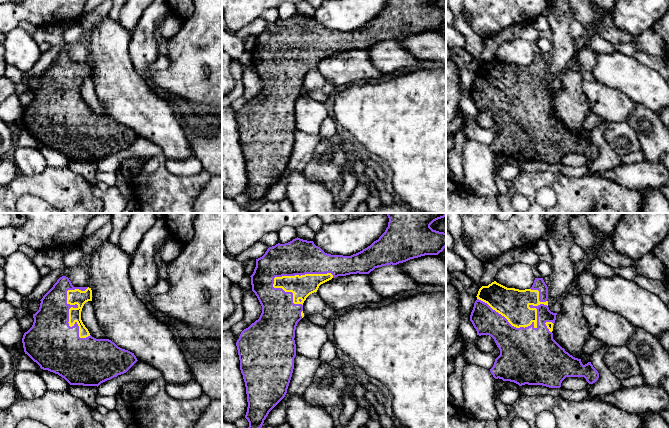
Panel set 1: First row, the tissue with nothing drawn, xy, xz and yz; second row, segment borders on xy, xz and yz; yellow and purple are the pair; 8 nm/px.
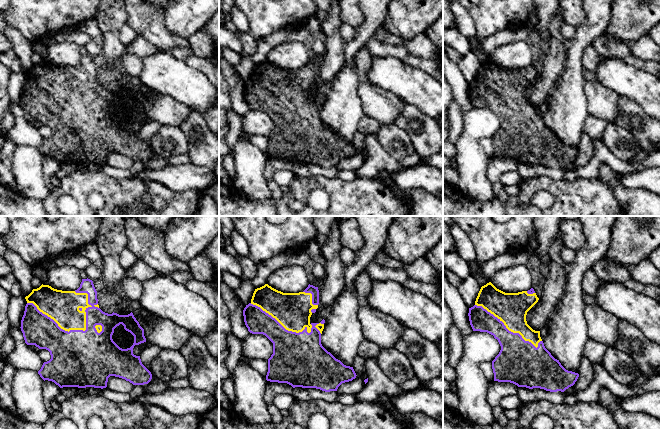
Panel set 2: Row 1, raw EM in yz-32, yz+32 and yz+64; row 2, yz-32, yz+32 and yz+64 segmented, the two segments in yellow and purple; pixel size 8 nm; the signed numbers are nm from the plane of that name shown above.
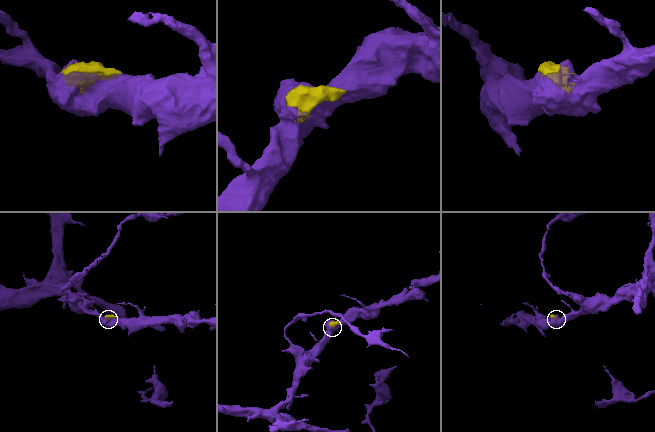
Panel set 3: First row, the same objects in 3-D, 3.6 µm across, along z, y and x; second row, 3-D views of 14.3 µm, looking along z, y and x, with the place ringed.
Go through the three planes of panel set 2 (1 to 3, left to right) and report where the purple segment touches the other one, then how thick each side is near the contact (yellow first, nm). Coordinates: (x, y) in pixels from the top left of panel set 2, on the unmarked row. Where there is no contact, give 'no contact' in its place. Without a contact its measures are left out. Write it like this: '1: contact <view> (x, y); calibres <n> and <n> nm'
1: contact yz-32 (72, 105); calibres 260 and 460 nm
2: contact yz+32 (281, 100); calibres 280 and 320 nm
3: contact yz+64 (506, 103); calibres 260 and 280 nm

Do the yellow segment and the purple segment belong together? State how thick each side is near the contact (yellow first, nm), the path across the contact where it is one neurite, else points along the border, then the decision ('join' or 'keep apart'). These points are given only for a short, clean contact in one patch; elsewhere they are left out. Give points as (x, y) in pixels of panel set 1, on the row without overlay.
240/460 nm | join

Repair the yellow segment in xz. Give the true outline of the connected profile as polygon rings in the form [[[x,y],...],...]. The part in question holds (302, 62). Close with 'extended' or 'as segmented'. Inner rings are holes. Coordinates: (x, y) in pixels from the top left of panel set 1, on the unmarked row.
[[[388,0],[385,8],[370,22],[351,32],[331,31],[325,29],[313,17],[295,14],[285,20],[269,23],[265,30],[256,35],[256,43],[251,53],[252,67],[257,72],[262,89],[258,96],[244,105],[236,118],[240,146],[246,163],[247,188],[245,194],[249,203],[241,208],[249,211],[258,207],[269,188],[285,173],[294,145],[296,132],[295,106],[297,99],[304,93],[303,79],[306,74],[317,68],[319,62],[332,54],[350,50],[369,50],[375,44],[397,41],[410,35],[425,31],[438,31],[446,23],[446,9],[433,6],[431,0]]] | extended

